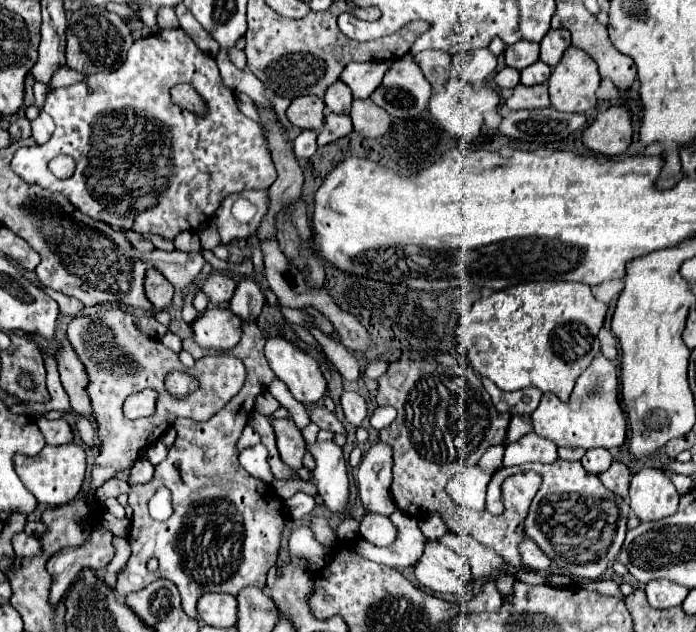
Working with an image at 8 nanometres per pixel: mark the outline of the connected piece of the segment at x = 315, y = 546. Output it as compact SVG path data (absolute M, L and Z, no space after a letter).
M306 525L292 529L289 547L292 551L292 558L306 557L306 559L312 559L318 567L324 567L328 563L328 559L332 557L330 549L326 549L324 545L320 545L318 541L314 541L312 531Z

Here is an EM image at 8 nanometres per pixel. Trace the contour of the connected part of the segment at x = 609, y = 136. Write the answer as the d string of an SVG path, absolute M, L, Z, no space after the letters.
M610 105L604 113L598 113L594 123L584 131L582 135L582 141L584 145L594 151L594 153L600 153L600 155L606 155L606 157L614 157L614 155L620 155L624 153L630 143L632 143L632 113L630 113L630 107L628 105Z

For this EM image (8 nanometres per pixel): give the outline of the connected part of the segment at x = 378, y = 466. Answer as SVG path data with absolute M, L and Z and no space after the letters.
M376 443L362 457L358 467L358 493L366 513L392 515L396 503L392 497L392 449L386 443Z

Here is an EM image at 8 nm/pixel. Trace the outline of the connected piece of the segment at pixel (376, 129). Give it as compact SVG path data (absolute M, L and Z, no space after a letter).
M354 99L350 117L354 131L362 137L382 137L390 129L390 115L376 107L370 99Z

